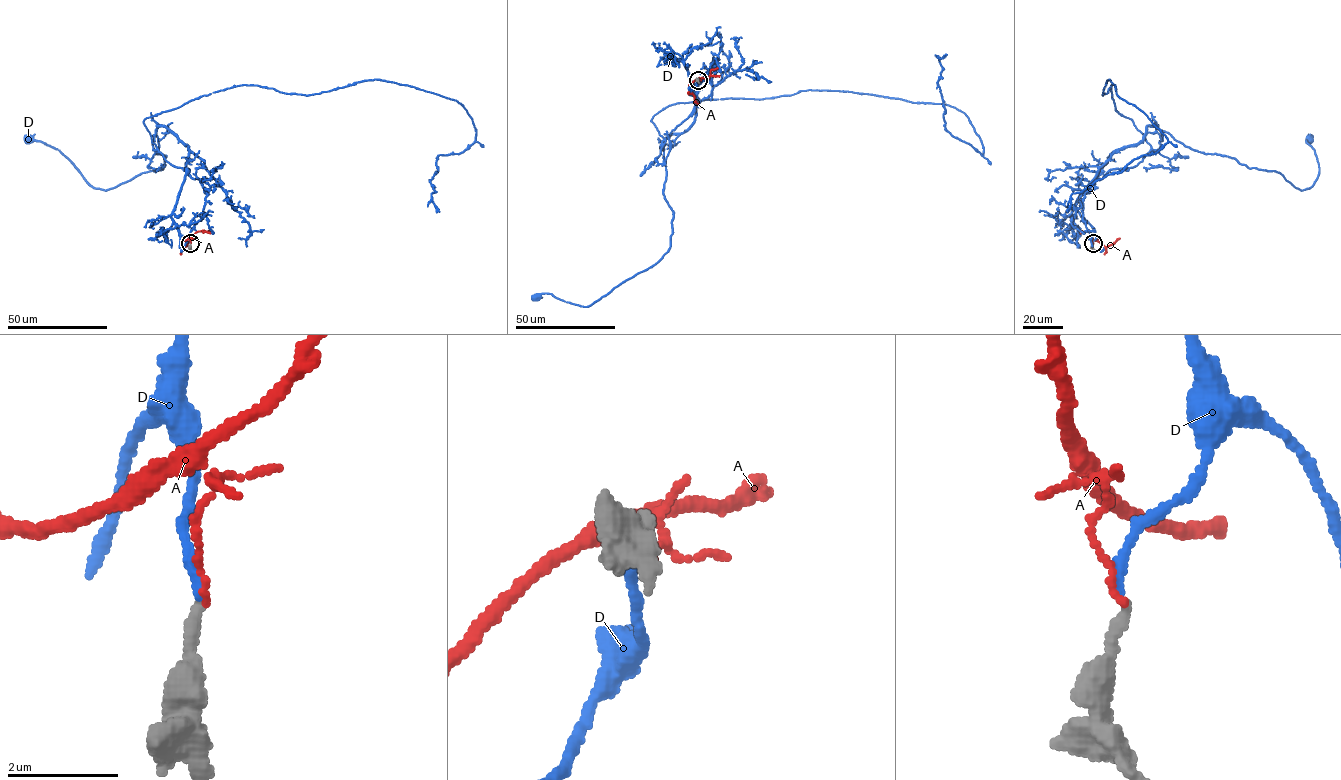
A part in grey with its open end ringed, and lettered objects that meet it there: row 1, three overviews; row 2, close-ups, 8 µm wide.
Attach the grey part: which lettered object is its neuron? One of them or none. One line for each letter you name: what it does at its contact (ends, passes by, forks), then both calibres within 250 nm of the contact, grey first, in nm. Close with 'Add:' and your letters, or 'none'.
D: it ends; calibres 200 and 170 nm
Add: D

